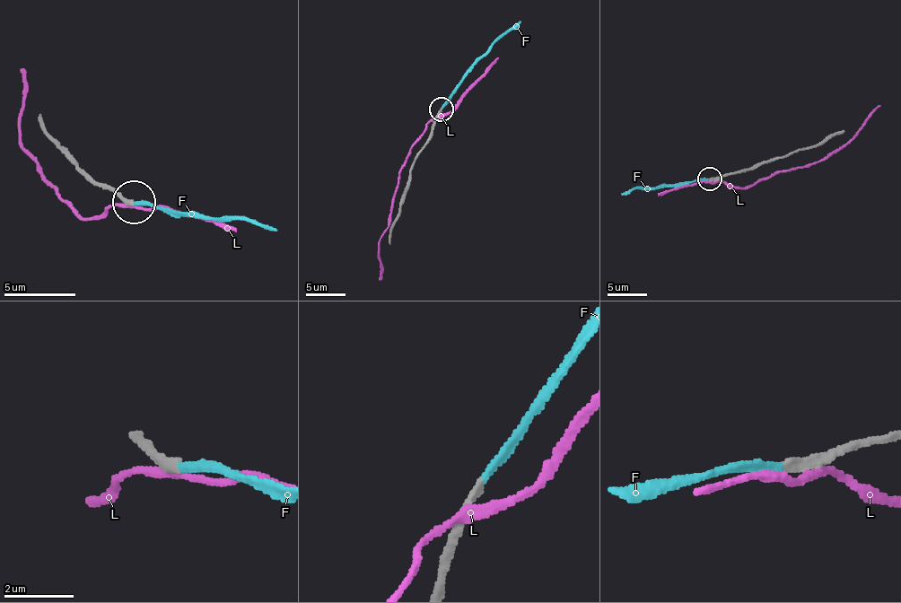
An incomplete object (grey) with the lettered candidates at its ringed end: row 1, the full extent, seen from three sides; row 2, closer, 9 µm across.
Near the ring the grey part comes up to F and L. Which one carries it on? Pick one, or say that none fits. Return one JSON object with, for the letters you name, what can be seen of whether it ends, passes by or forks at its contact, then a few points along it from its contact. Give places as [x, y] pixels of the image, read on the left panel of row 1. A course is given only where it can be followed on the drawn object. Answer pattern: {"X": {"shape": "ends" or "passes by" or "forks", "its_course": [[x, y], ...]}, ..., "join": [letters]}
{"F": {"shape": "ends", "its_course": [[135, 205], [174, 212], [253, 219], [278, 230]]}, "join": ["F"]}

